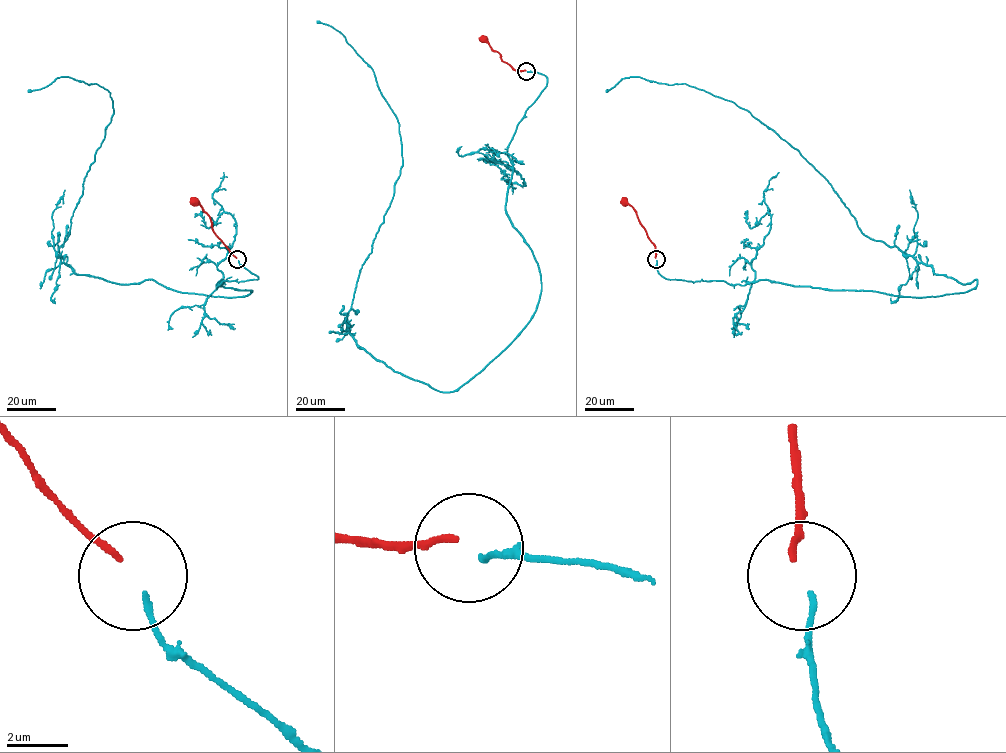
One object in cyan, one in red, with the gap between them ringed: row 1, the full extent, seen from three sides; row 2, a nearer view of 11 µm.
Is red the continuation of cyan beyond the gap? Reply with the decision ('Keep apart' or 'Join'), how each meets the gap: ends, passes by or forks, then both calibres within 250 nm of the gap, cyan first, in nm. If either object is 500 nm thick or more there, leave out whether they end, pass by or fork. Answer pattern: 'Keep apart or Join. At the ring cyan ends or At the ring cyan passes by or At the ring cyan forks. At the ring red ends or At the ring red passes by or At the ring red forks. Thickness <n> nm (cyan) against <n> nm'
Join. At the ring cyan ends. At the ring red ends. Thickness 200 nm (cyan) against 200 nm

